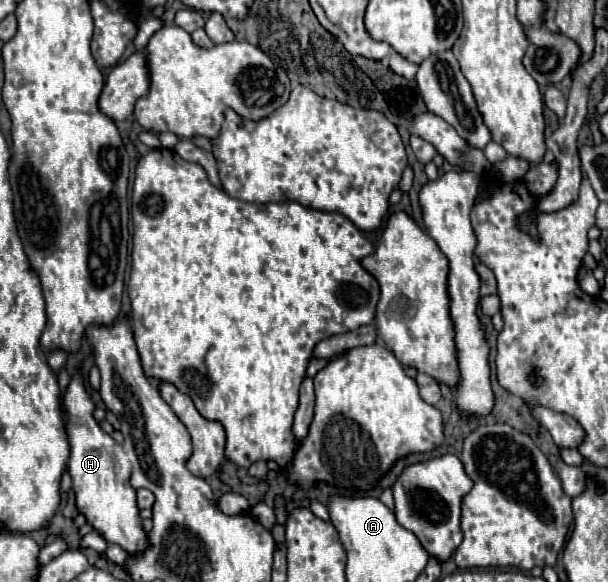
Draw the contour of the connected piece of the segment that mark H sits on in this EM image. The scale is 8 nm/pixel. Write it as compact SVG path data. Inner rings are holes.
M74 377L70 381L64 395L64 405L68 411L70 439L68 471L72 477L78 511L108 545L120 545L130 557L142 557L142 553L150 549L150 541L148 533L142 527L136 491L130 487L130 461L122 445L118 445L108 433L98 427L96 419L92 417L92 399L86 393L80 377Z

